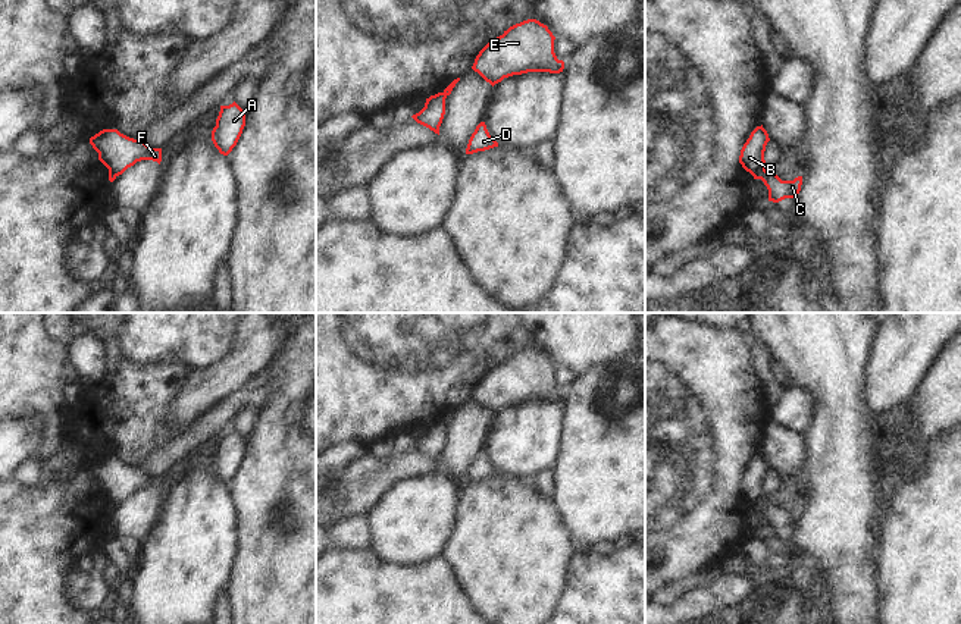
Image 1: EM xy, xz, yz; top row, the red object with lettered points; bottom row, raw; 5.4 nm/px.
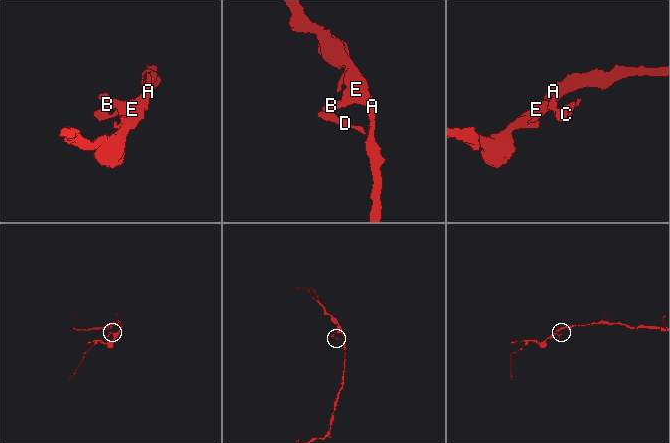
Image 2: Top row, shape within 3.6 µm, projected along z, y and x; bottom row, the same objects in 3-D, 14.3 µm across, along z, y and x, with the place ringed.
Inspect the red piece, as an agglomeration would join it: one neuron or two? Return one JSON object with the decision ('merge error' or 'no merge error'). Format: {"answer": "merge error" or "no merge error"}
{"answer": "merge error"}

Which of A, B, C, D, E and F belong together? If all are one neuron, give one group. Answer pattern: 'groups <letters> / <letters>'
groups A B E F / C D

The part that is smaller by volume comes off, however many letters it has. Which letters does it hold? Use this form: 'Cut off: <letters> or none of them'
Cut off: C, D

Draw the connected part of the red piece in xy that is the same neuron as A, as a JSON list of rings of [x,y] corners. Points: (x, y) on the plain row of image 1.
[[[234,430],[220,435],[216,455],[212,460],[212,470],[220,483],[228,485],[237,474],[245,455],[245,440]]]

